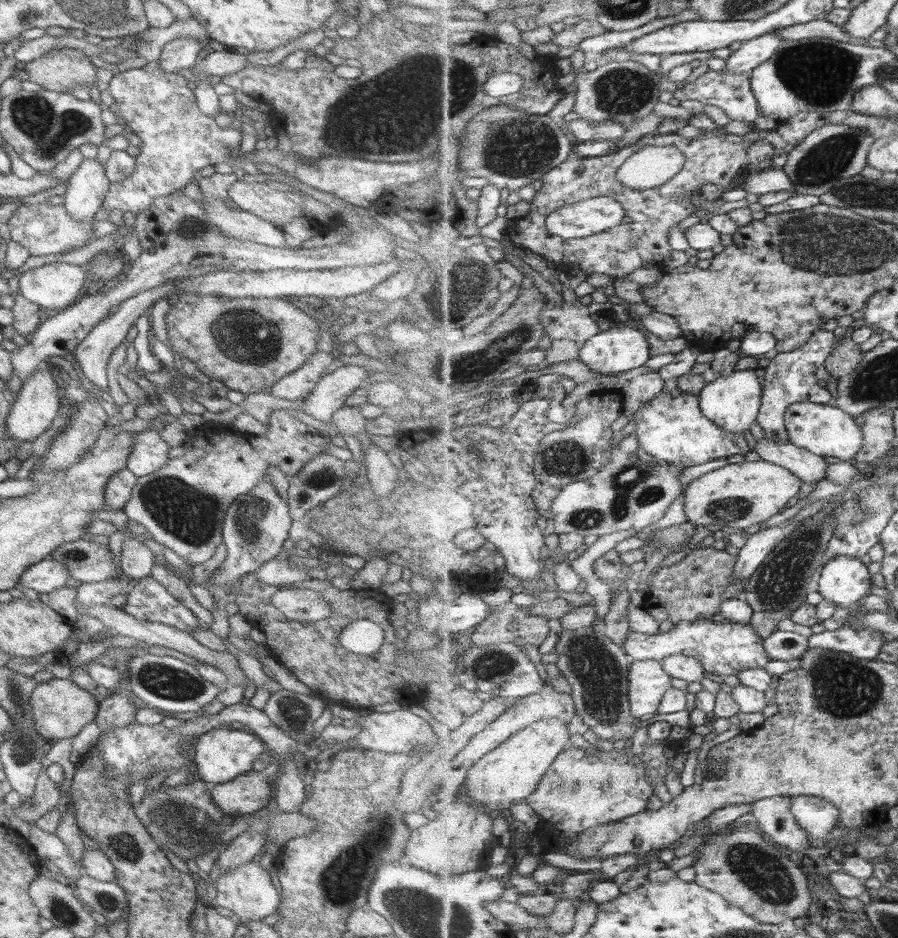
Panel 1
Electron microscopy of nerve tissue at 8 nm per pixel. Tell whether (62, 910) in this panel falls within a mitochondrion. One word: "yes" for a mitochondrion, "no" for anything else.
yes

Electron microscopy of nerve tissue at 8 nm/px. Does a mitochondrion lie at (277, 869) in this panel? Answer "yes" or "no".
no

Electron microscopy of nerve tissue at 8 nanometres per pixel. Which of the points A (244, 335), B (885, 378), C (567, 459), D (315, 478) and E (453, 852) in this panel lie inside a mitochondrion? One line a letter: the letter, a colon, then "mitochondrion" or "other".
A: mitochondrion
B: mitochondrion
C: mitochondrion
D: mitochondrion
E: other

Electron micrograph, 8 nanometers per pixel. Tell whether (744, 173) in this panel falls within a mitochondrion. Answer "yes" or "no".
no

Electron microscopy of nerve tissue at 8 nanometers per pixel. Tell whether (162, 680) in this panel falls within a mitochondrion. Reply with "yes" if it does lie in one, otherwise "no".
yes

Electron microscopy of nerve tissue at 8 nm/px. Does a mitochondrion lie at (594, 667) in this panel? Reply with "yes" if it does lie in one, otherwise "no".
yes

